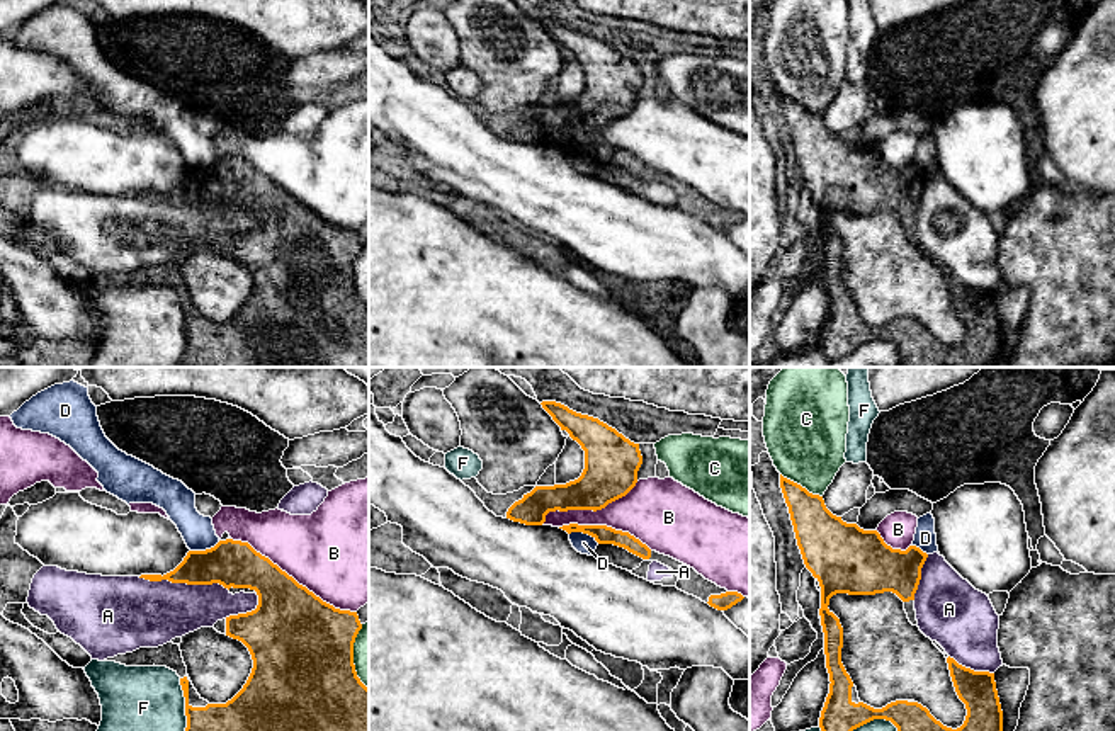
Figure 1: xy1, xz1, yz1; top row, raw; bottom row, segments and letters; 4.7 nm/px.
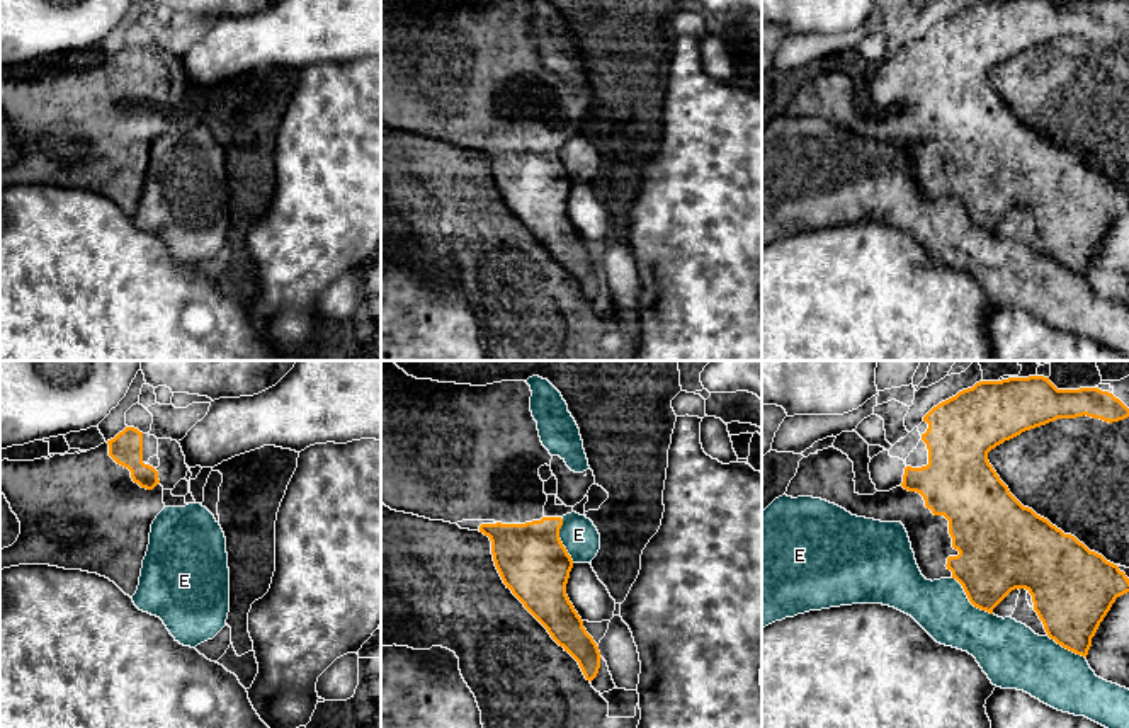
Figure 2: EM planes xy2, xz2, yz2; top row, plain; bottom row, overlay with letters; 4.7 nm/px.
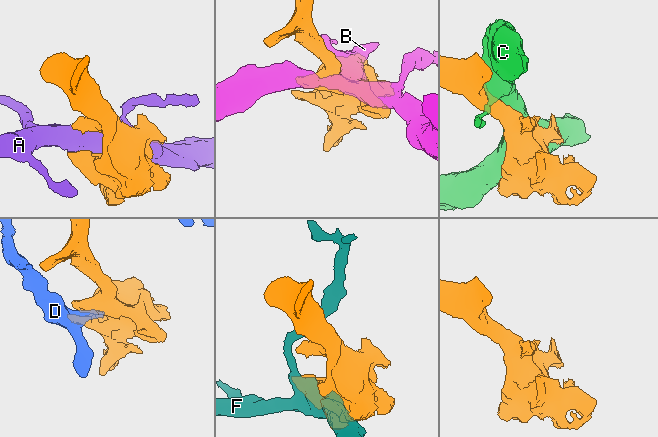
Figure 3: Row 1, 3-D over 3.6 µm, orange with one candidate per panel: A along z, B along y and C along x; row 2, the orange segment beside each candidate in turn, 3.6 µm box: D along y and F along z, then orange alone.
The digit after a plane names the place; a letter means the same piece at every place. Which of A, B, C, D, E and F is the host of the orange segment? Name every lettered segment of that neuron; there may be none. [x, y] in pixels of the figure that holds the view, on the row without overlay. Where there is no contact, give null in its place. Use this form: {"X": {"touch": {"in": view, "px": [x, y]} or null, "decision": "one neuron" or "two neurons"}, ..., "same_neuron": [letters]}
{"A": {"touch": {"in": "xy1", "px": [184, 201]}, "decision": "two neurons"}, "B": {"touch": {"in": "xy1", "px": [293, 198]}, "decision": "two neurons"}, "C": {"touch": {"in": "yz1", "px": [799, 104]}, "decision": "two neurons"}, "D": {"touch": {"in": "xz1", "px": [585, 152]}, "decision": "two neurons"}, "E": {"touch": {"in": "yz2", "px": [970, 220]}, "decision": "two neurons"}, "F": {"touch": {"in": "xy1", "px": [186, 332]}, "decision": "two neurons"}, "same_neuron": []}

